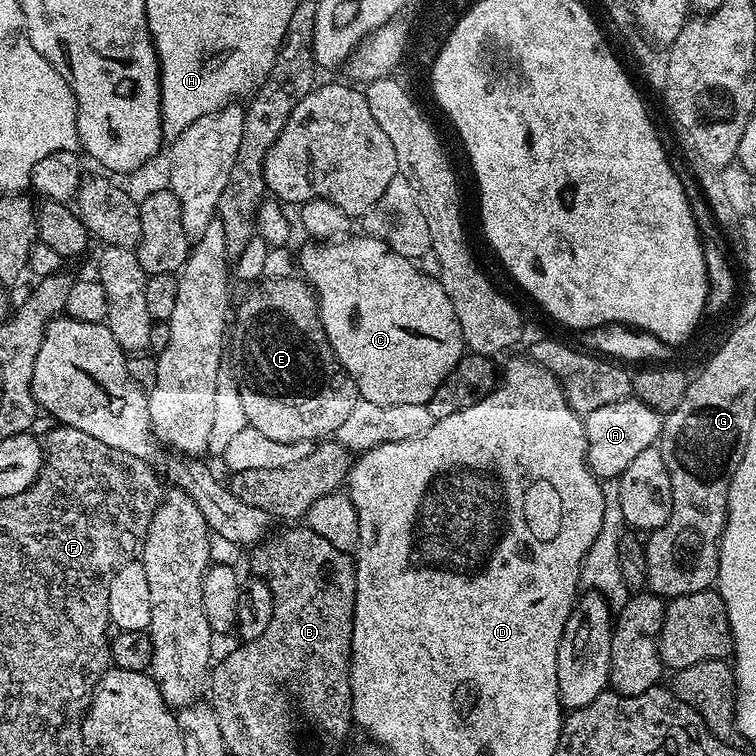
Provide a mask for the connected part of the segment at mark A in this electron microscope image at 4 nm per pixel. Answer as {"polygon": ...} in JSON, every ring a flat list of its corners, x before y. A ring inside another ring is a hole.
{"polygon":[[635,398,614,402,610,406,598,406,598,410,587,413,583,421,589,465,608,476,620,477,626,466,630,466,630,462,642,454,642,450,653,447,659,441,662,431,661,413]]}

